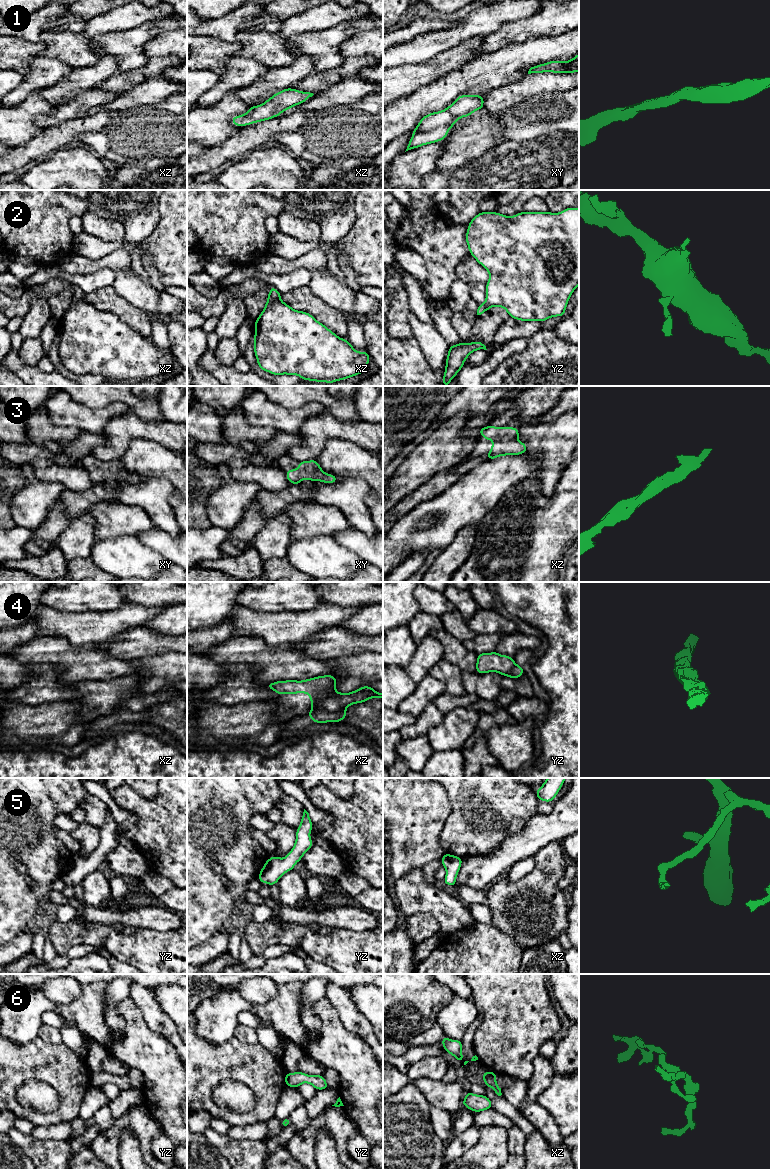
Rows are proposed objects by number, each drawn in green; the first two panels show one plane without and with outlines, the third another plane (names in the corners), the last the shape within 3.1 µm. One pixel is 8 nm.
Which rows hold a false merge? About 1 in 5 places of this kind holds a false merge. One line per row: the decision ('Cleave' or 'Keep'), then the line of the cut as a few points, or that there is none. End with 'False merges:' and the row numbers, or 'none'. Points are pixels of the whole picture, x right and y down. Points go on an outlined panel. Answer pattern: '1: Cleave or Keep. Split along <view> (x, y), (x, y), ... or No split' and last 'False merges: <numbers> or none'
1: Keep. No split
2: Keep. No split
3: Keep. No split
4: Cleave. Split along xz (313, 706), (321, 706), (329, 711), (344, 709)
5: Keep. No split
6: Keep. No split
False merges: 4

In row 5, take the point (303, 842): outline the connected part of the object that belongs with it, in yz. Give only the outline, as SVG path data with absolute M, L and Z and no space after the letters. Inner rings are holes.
M304 809L301 823L296 830L296 840L292 850L285 858L273 856L263 865L258 878L261 884L268 883L271 887L278 883L280 877L294 869L295 864L302 860L303 855L313 847L310 832L313 828L309 813Z

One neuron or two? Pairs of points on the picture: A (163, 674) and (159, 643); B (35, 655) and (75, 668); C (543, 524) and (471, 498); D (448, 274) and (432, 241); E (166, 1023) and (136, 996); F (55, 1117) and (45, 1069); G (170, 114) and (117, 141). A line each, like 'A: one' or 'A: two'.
A: two
B: one
C: two
D: one
E: one
F: one
G: one

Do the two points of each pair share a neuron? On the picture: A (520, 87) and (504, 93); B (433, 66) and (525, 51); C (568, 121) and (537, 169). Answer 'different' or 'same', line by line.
A: same
B: different
C: different

